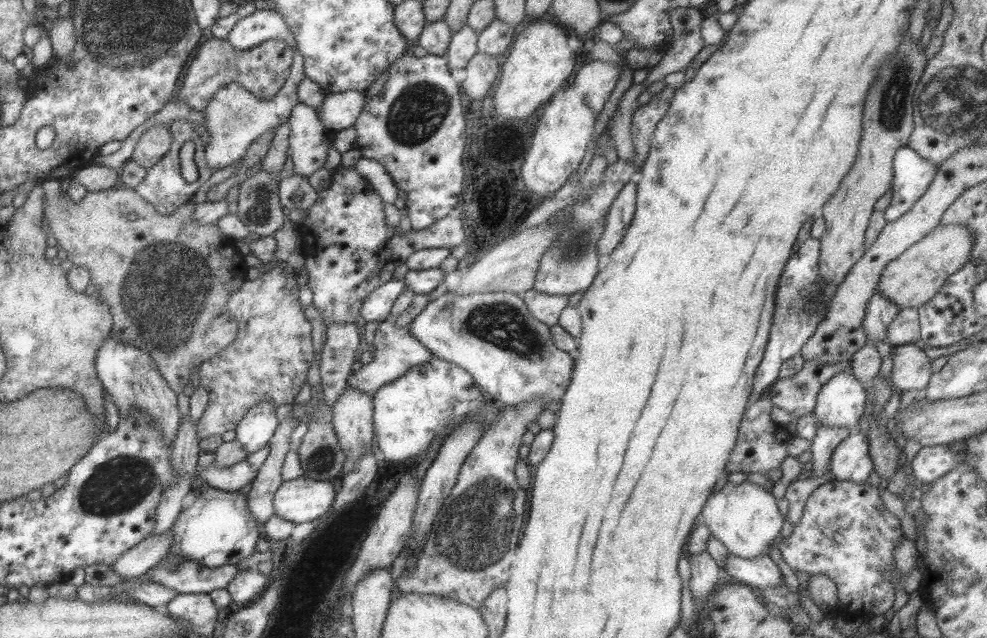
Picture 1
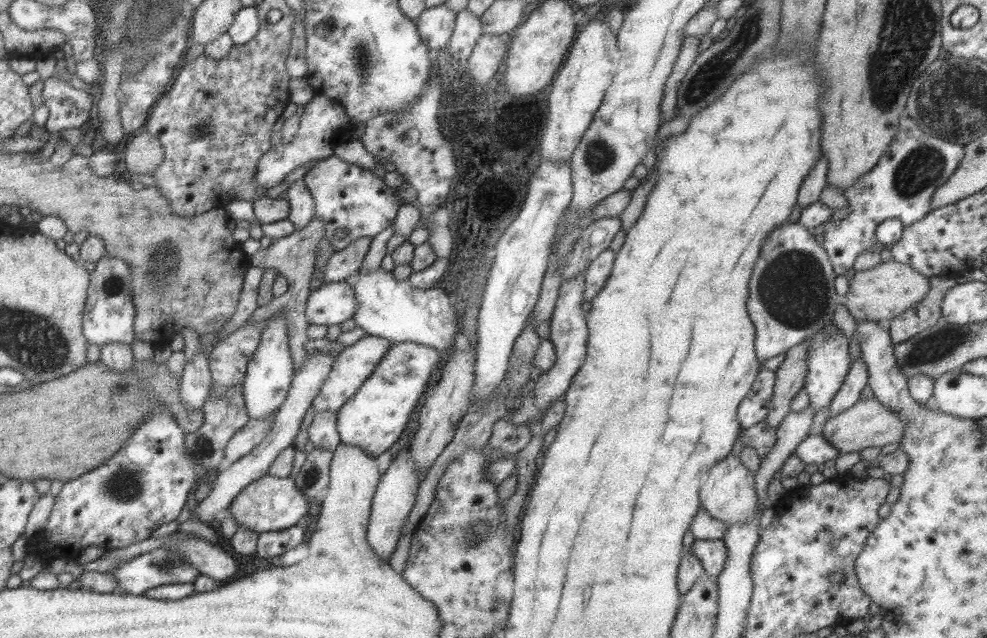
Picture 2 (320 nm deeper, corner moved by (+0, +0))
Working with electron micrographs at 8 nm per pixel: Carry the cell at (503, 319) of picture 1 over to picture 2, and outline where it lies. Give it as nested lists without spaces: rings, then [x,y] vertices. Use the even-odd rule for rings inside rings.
[[[381,267],[365,272],[355,272],[350,284],[355,295],[356,309],[351,320],[357,328],[364,330],[367,335],[378,336],[379,338],[396,343],[417,343],[430,346],[437,351],[445,351],[452,348],[455,330],[455,309],[449,303],[447,295],[439,288],[418,289],[408,279],[397,280],[392,271],[385,271]]]

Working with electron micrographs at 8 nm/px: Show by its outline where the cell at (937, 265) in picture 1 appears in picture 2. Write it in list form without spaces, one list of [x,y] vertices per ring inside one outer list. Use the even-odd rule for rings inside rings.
[[[891,259],[881,261],[869,270],[855,271],[853,276],[848,278],[848,289],[840,297],[840,304],[858,322],[881,319],[891,321],[901,312],[915,306],[927,291],[928,277],[920,276],[908,264],[899,264]]]

